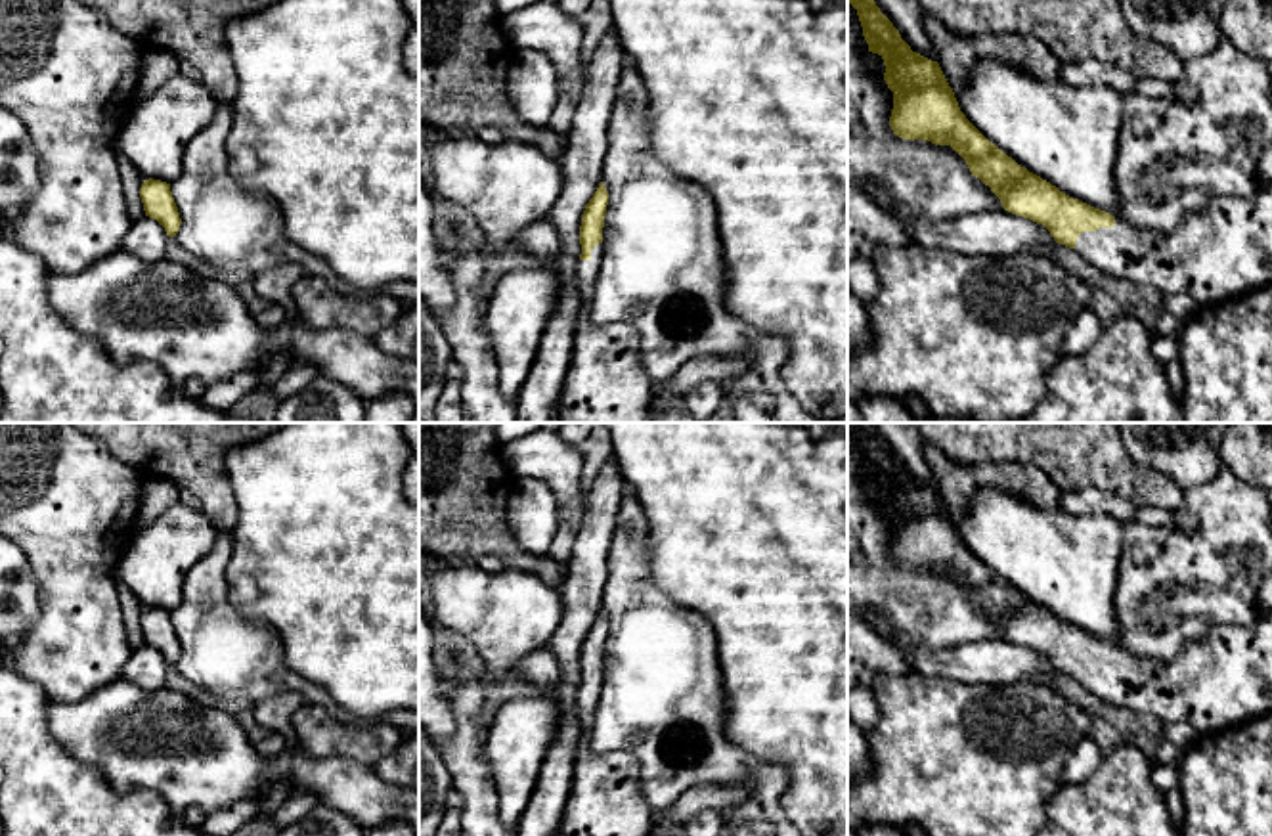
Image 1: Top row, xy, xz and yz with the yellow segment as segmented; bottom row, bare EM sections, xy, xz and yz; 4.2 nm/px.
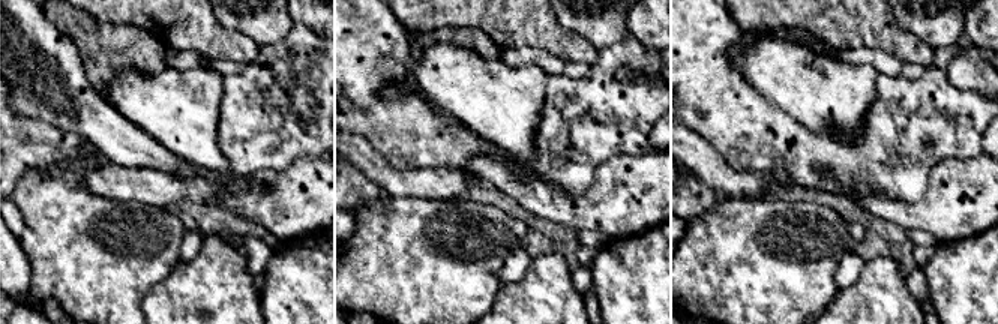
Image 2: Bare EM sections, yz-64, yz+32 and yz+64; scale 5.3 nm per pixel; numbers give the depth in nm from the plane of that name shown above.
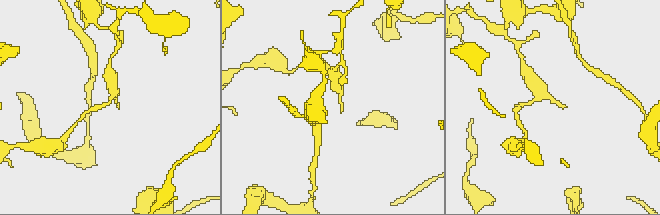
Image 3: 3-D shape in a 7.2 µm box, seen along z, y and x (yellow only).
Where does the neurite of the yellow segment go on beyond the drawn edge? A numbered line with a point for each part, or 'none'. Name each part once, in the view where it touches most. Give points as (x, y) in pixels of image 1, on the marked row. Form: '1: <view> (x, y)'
1: yz (1223, 251)

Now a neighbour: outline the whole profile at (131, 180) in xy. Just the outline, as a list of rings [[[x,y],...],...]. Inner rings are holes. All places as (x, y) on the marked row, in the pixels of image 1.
[[[117,157],[119,172],[121,172],[121,187],[124,193],[124,203],[128,216],[132,220],[138,220],[145,216],[143,203],[140,197],[140,187],[143,184],[143,178],[140,172],[132,166],[132,163],[126,157]]]

